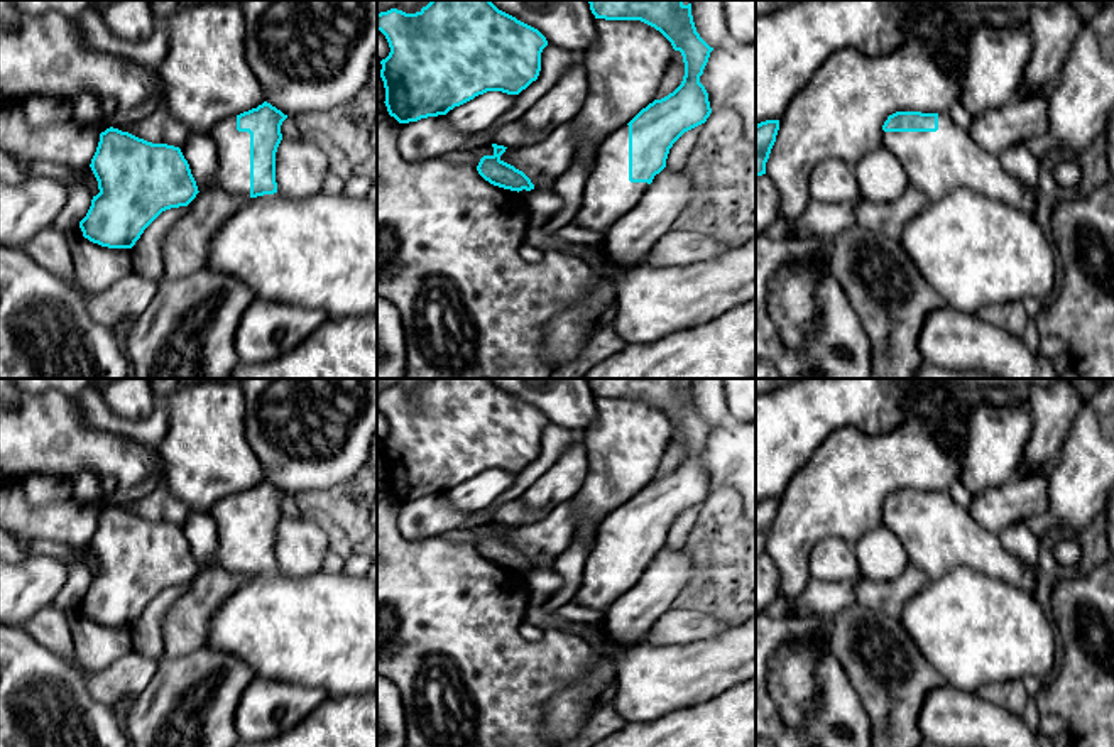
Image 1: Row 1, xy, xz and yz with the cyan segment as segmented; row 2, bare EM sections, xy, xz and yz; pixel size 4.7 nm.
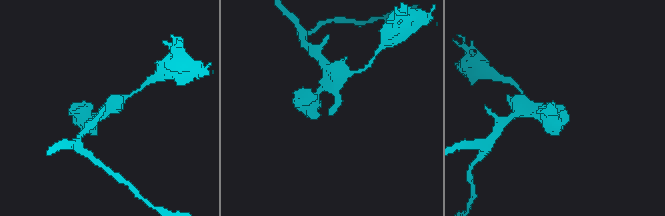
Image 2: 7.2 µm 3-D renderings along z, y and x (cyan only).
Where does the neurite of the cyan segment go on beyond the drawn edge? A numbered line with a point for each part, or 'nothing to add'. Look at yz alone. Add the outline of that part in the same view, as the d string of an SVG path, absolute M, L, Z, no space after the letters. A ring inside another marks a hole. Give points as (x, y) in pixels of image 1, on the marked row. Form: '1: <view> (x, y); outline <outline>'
1: yz (937, 163); outline M938 113L937 132L884 132L882 147L899 159L911 188L930 201L967 188L1029 215L1036 210L1036 186L1028 188L1006 172L999 155L979 147L948 113Z

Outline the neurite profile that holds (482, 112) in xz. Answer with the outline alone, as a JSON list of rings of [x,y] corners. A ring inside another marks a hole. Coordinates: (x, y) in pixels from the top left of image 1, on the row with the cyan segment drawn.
[[[487,91],[473,100],[455,106],[446,113],[451,127],[461,134],[478,134],[490,128],[516,103],[517,95]]]

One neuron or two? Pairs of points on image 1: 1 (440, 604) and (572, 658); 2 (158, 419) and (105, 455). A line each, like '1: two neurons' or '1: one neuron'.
1: one neuron
2: two neurons

